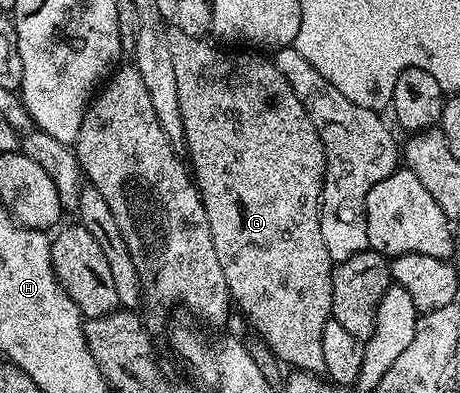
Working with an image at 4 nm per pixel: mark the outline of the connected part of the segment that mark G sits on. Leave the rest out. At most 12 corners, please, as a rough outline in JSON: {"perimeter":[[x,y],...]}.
{"perimeter":[[170,32],[234,306],[324,374],[325,148],[268,56]]}

